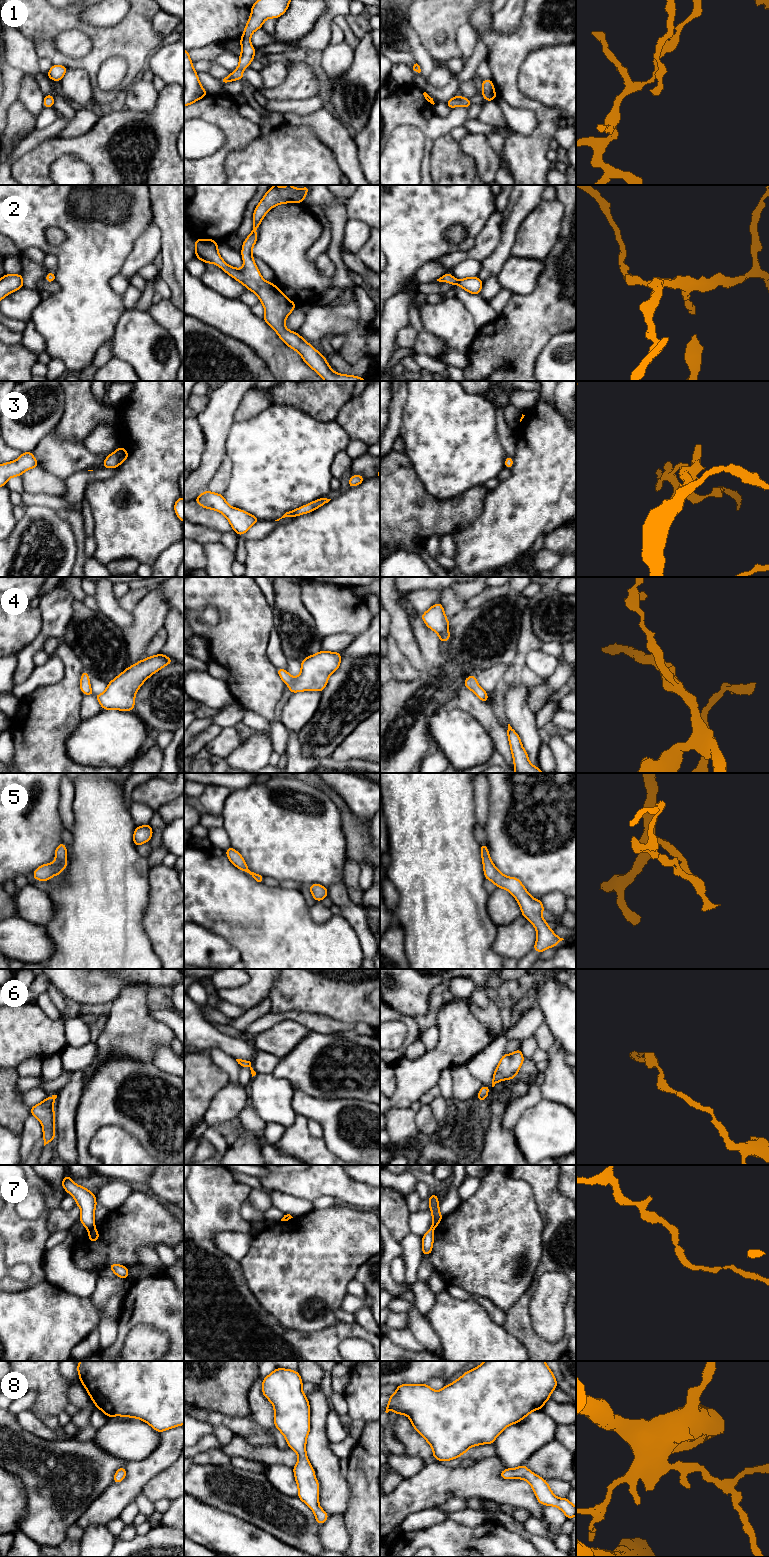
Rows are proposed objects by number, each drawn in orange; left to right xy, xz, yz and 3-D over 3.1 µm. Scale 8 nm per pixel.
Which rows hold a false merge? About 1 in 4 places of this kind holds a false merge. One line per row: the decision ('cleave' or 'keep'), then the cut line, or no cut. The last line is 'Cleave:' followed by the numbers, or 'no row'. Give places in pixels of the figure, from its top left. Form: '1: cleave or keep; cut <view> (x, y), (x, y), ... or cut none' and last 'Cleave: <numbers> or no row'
1: keep; cut none
2: keep; cut none
3: keep; cut none
4: keep; cut none
5: keep; cut none
6: keep; cut none
7: cleave; cut xy (94, 1227), (89, 1230)
8: keep; cut none
Cleave: 7

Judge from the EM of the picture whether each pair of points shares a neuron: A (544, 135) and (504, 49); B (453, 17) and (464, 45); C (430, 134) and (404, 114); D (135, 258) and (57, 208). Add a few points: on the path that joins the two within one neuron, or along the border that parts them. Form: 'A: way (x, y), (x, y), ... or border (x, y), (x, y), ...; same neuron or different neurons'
A: way (539, 112), (505, 84), (504, 72); same neuron
B: border (467, 22), (456, 31), (456, 45), (461, 51); different neurons
C: way (426, 127), (411, 114); same neuron
D: border (141, 234), (135, 240), (133, 249), (119, 273); different neurons

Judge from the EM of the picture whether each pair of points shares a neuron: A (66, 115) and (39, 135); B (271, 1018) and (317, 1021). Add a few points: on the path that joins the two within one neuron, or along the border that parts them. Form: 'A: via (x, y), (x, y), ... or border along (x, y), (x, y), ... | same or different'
A: via (60, 122), (51, 131), (46, 133) | same
B: via (282, 1015), (296, 1015), (306, 1018) | same

